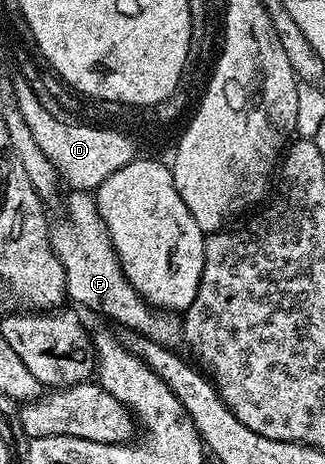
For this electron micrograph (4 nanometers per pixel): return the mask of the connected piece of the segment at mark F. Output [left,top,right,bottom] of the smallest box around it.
[50,191,183,350]

